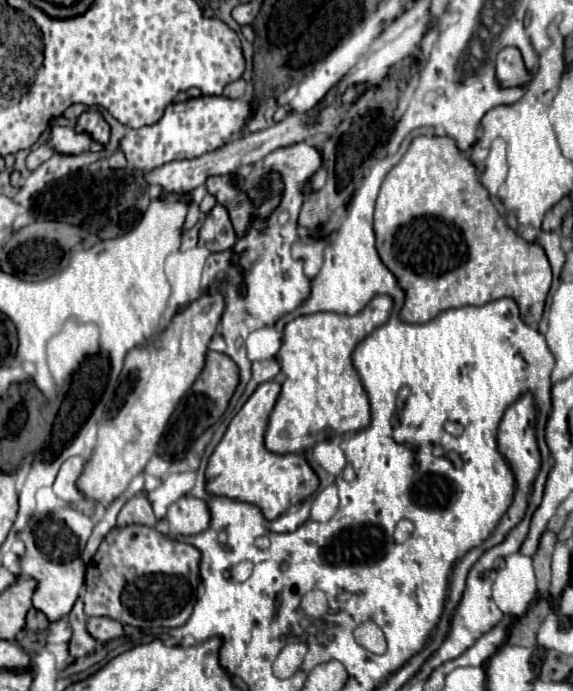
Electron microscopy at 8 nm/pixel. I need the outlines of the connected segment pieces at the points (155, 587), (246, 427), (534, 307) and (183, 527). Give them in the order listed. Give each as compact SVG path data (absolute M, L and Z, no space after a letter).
M114 527L102 541L86 569L84 611L88 617L110 617L124 625L180 627L192 615L200 585L200 551L188 543L172 541L152 527Z
M268 381L262 383L252 397L244 403L238 415L230 421L222 441L214 449L208 469L206 469L206 487L214 495L230 497L236 501L246 501L258 505L266 519L276 519L288 507L308 499L318 489L318 475L308 465L302 453L278 455L266 449L264 433L268 427L268 417L278 401L280 383Z
M420 135L412 141L410 149L406 151L406 155L402 157L402 161L386 175L384 183L382 183L382 189L380 189L380 195L378 195L378 201L376 201L376 213L374 213L374 231L376 231L376 249L380 253L380 259L384 261L384 265L396 275L400 287L406 291L406 303L404 303L404 309L400 313L400 317L408 323L426 323L430 319L434 319L438 313L446 311L446 309L454 309L454 307L464 307L464 305L484 305L484 303L490 303L490 301L496 301L496 299L502 299L502 297L512 297L518 307L520 307L520 315L524 319L524 323L528 325L536 325L542 317L542 311L544 311L544 301L546 301L546 295L550 291L550 285L552 285L552 269L550 269L550 263L548 263L548 257L544 253L544 249L534 243L534 241L526 241L522 239L510 225L508 221L498 213L494 201L490 199L490 193L488 189L480 183L480 177L476 173L476 167L470 159L466 159L462 155L462 151L456 147L456 141L448 135L444 137L426 137L426 135Z
M184 495L168 507L166 519L168 519L172 533L196 535L196 533L202 533L202 531L208 529L210 511L208 511L206 501L196 499L192 495Z

